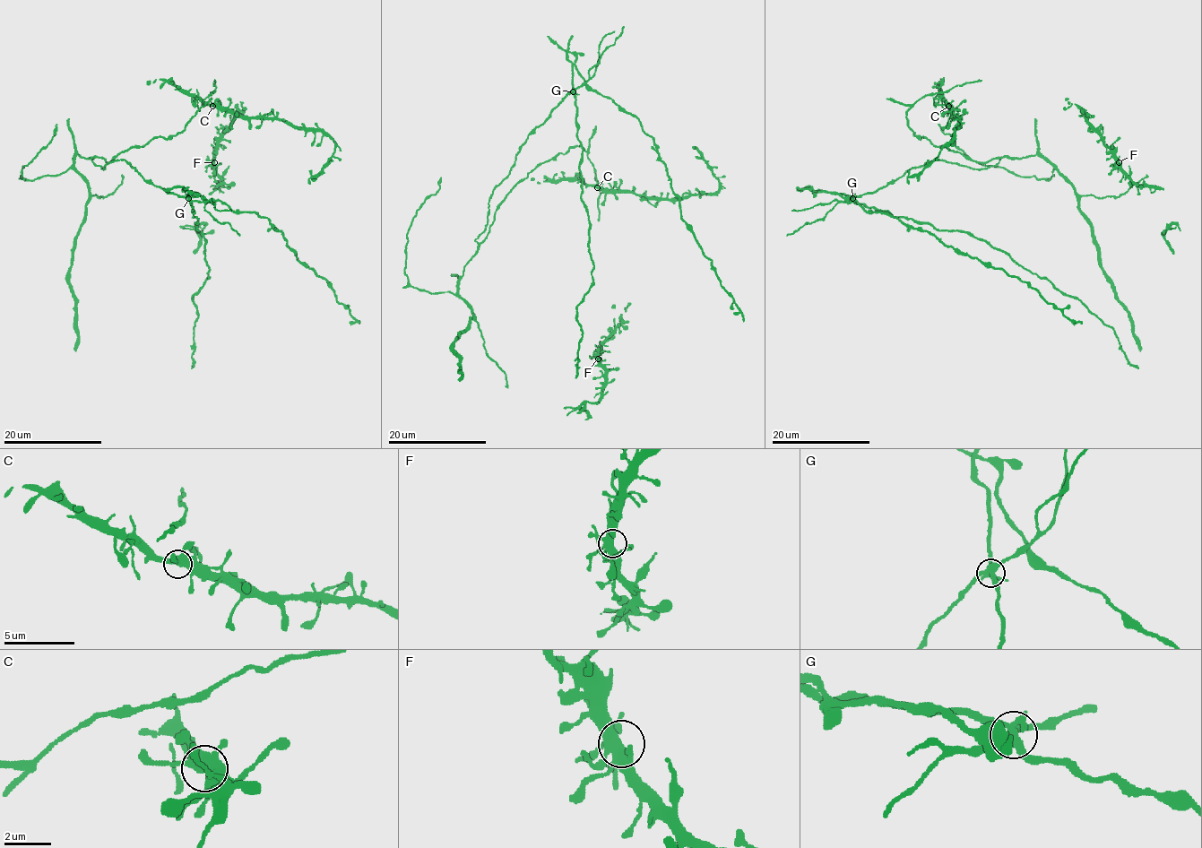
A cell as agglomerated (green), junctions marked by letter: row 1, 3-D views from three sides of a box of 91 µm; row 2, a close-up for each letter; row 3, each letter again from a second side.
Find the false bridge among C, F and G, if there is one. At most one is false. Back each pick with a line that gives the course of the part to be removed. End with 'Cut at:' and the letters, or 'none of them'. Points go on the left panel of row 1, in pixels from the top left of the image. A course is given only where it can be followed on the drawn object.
G: course (188, 198), (189, 192), (195, 192), (208, 201), (221, 201), (235, 212), (255, 212), (269, 220), (358, 323)
Cut at: G

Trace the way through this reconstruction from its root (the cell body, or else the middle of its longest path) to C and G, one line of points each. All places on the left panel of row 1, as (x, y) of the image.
C: (111, 162), (102, 168), (91, 159), (109, 162), (154, 138), (178, 134), (211, 92), (212, 106)
G: (111, 162), (125, 160), (152, 185), (188, 198)

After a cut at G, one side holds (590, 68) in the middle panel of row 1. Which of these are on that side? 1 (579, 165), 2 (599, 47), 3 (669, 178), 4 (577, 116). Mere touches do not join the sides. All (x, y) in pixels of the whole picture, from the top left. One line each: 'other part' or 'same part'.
1: other part
2: same part
3: other part
4: other part

